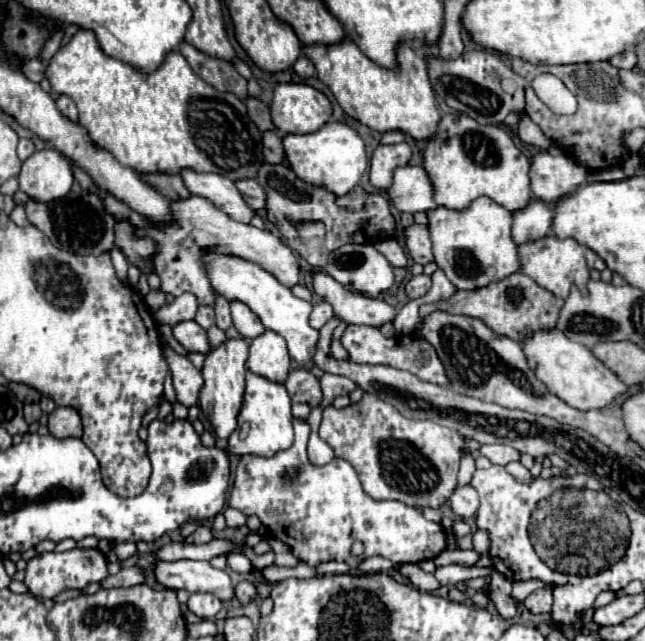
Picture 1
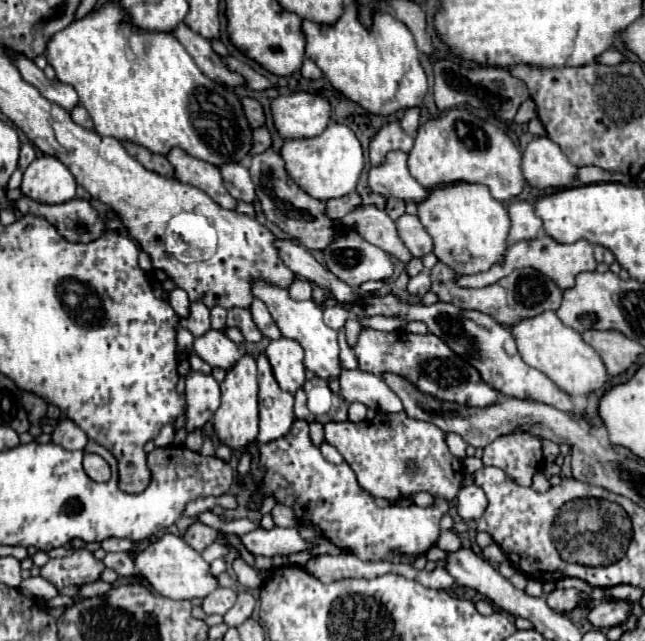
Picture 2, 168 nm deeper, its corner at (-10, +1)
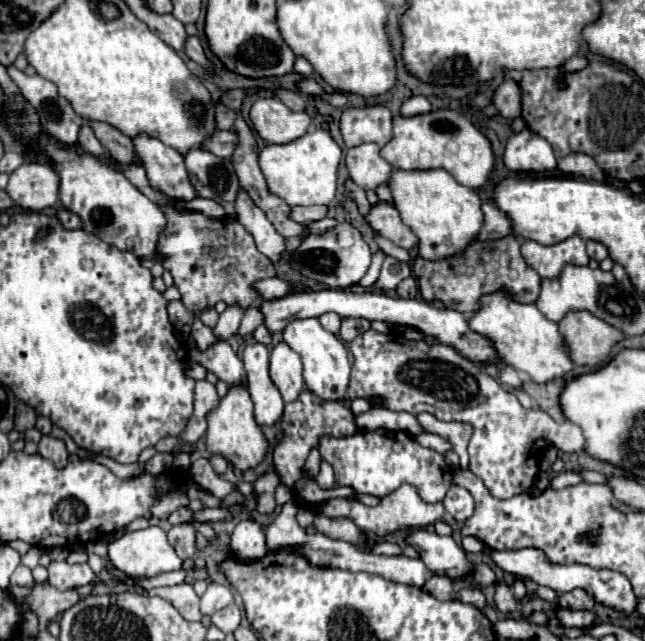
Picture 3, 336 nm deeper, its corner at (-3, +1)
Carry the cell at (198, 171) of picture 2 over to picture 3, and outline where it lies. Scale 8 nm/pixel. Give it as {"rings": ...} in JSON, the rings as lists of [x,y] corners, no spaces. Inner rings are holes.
{"rings":[[[144,133],[134,137],[132,143],[136,145],[136,153],[140,153],[140,167],[144,167],[146,177],[156,191],[184,201],[196,197],[196,191],[186,175],[184,157],[176,153],[176,149]]]}

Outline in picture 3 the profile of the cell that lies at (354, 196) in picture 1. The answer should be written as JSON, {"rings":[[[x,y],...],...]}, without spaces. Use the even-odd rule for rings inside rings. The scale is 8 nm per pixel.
{"rings":[[[314,205],[314,207],[292,207],[292,221],[310,225],[312,221],[320,221],[326,217],[328,207],[324,205]]]}

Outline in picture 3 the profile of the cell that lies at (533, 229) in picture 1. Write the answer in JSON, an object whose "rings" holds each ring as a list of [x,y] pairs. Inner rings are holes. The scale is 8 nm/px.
{"rings":[[[484,203],[482,213],[484,213],[484,225],[482,225],[480,233],[476,235],[476,239],[494,241],[494,239],[502,239],[512,233],[510,219],[494,203]]]}

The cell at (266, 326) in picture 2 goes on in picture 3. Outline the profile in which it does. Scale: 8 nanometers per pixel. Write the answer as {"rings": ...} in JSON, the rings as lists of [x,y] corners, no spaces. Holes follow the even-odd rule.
{"rings":[[[324,289],[324,291],[302,291],[302,293],[294,293],[288,297],[280,297],[280,299],[272,299],[272,301],[264,301],[262,305],[262,313],[264,313],[264,325],[276,333],[282,331],[288,321],[296,321],[296,319],[308,319],[308,317],[320,317],[324,313],[338,313],[340,317],[364,317],[368,321],[386,321],[392,325],[406,325],[406,327],[414,327],[418,331],[422,331],[424,335],[432,335],[436,337],[440,343],[444,345],[452,345],[458,353],[462,353],[464,357],[468,357],[470,361],[496,361],[496,351],[494,347],[478,333],[470,331],[466,317],[454,309],[436,309],[430,303],[422,301],[422,299],[400,299],[400,297],[388,297],[384,293],[352,293],[352,291],[338,291],[338,289]]]}

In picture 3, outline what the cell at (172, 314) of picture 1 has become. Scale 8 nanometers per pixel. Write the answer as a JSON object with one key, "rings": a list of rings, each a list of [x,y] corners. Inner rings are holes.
{"rings":[[[198,317],[192,323],[192,337],[194,337],[198,349],[208,349],[210,345],[214,345],[218,341],[216,335],[214,335],[214,331],[210,327],[206,327]]]}

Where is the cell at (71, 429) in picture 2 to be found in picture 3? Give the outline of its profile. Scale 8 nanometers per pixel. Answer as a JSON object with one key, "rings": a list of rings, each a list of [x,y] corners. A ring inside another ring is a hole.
{"rings":[[[44,435],[38,443],[38,455],[48,457],[50,461],[54,461],[54,465],[64,465],[64,461],[68,461],[66,445],[56,437],[46,437]]]}

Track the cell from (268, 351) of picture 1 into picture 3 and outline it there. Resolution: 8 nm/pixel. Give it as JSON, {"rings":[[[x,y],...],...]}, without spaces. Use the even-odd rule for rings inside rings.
{"rings":[[[278,343],[270,353],[270,377],[280,389],[286,403],[296,401],[296,397],[304,389],[300,355],[292,351],[286,343]]]}

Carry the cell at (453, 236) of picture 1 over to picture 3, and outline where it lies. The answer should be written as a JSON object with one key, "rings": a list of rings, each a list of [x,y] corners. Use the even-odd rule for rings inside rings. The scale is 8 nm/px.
{"rings":[[[392,169],[392,181],[388,181],[388,189],[392,191],[394,207],[398,209],[402,221],[418,237],[418,253],[424,259],[446,259],[462,251],[470,241],[476,239],[482,227],[484,215],[480,211],[478,193],[460,185],[444,169]]]}

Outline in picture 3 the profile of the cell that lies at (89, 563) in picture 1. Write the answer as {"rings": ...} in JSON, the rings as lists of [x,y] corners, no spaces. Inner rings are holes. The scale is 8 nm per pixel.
{"rings":[[[52,561],[48,567],[48,583],[60,591],[68,591],[82,585],[94,585],[98,583],[98,577],[88,563],[68,565],[66,561]]]}

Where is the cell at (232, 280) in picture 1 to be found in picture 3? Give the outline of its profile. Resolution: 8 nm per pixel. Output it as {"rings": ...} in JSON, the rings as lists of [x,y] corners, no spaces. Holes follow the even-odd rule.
{"rings":[[[302,319],[292,321],[284,329],[284,341],[302,357],[304,381],[314,395],[318,395],[322,401],[342,401],[346,397],[352,369],[352,355],[334,333],[326,331],[318,323],[318,319]]]}

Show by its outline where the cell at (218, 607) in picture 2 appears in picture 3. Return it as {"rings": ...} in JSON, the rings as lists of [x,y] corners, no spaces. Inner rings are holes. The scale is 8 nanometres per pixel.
{"rings":[[[210,583],[206,593],[202,595],[202,601],[200,601],[200,611],[204,615],[214,615],[216,611],[224,609],[226,605],[230,605],[234,601],[232,597],[232,591],[228,585],[218,585],[218,583]]]}

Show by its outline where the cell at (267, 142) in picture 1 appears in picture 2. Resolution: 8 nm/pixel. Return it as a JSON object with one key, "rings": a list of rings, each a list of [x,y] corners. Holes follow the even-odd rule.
{"rings":[[[259,127],[253,131],[253,149],[251,149],[251,155],[253,153],[265,153],[269,147],[273,145],[273,139],[271,139],[271,133],[267,127]]]}

